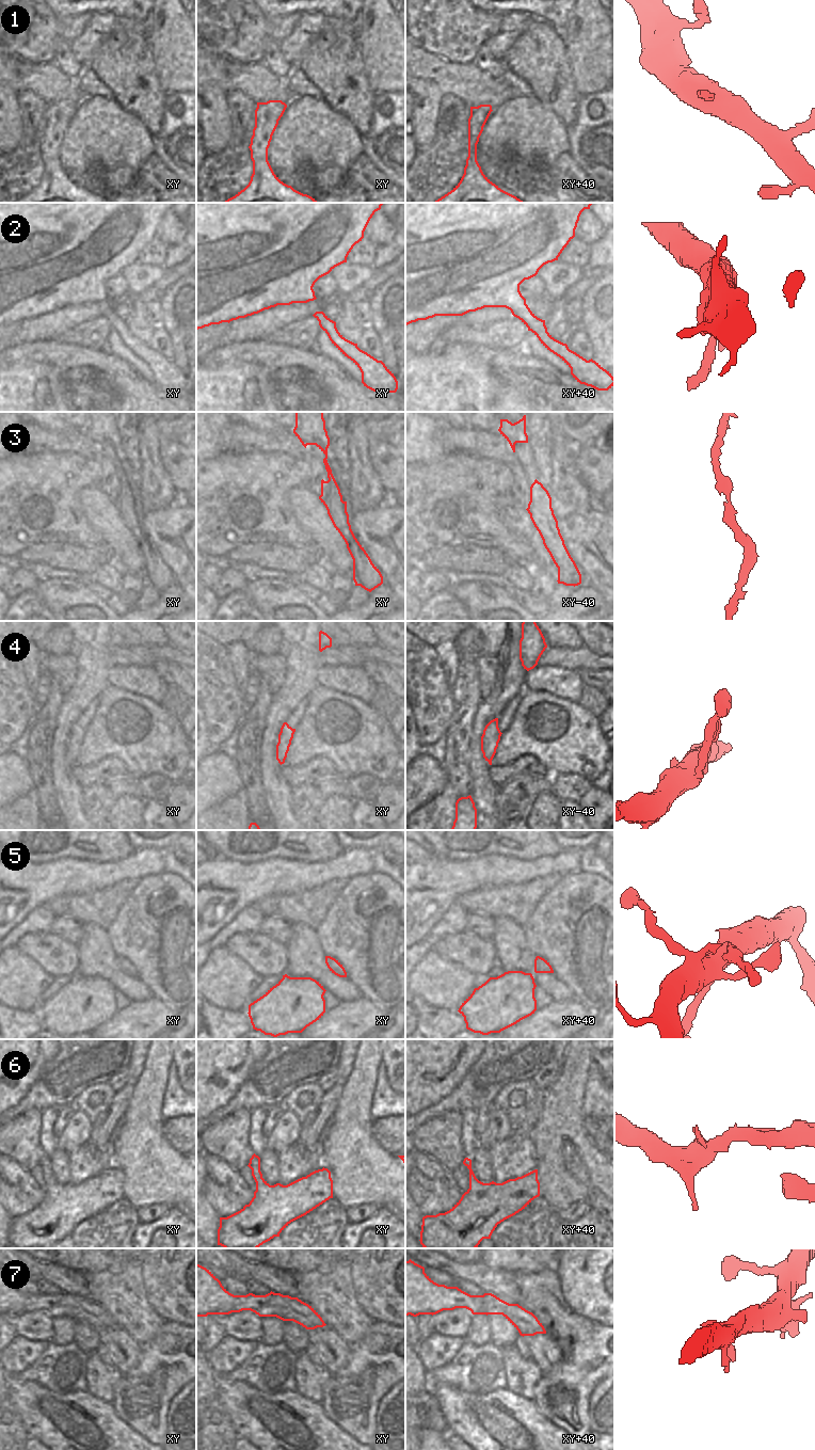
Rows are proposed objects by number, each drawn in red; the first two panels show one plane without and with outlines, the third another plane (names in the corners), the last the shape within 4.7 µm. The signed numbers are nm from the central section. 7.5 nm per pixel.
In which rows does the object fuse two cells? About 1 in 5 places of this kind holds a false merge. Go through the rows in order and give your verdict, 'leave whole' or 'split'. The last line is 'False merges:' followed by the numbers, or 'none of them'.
1: leave whole
2: leave whole
3: leave whole
4: leave whole
5: leave whole
6: leave whole
7: leave whole
False merges: none of them

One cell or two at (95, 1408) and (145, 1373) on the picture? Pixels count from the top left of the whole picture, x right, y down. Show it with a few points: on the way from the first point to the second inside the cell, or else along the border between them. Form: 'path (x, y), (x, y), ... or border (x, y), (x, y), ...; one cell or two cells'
border (110, 1402), (113, 1411), (125, 1422); two cells

